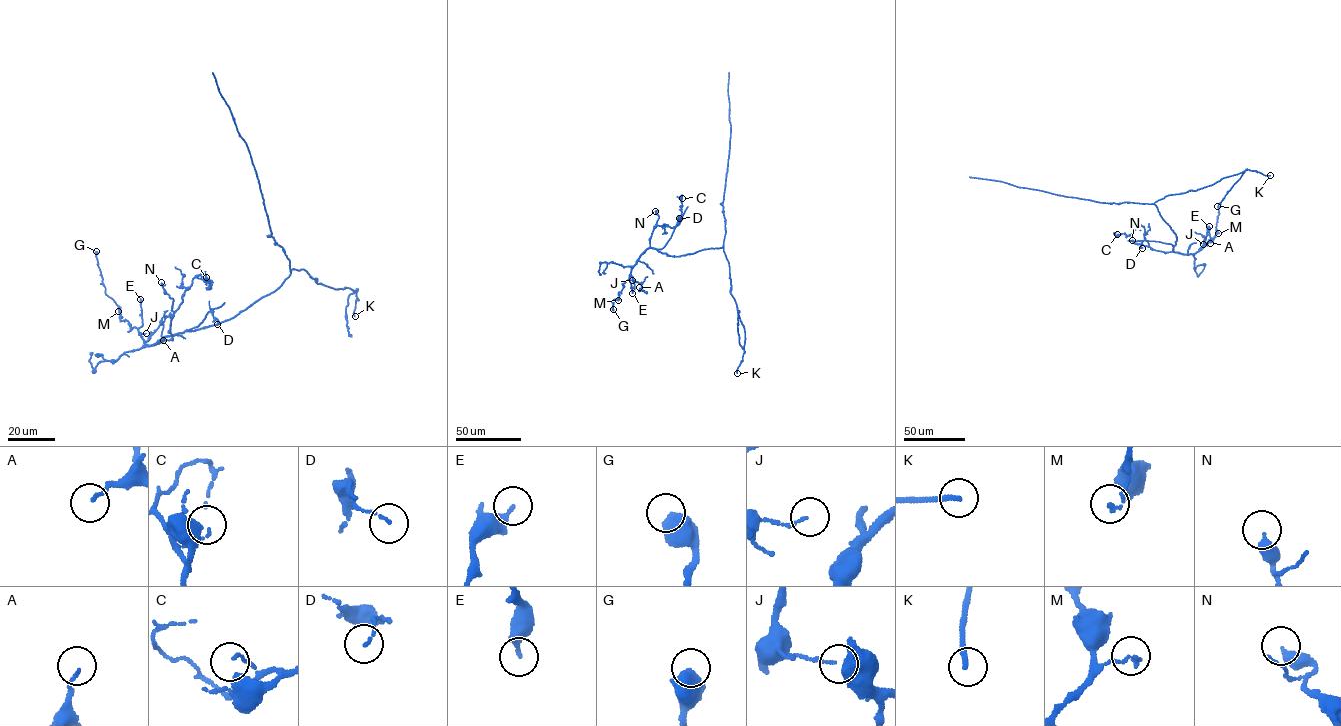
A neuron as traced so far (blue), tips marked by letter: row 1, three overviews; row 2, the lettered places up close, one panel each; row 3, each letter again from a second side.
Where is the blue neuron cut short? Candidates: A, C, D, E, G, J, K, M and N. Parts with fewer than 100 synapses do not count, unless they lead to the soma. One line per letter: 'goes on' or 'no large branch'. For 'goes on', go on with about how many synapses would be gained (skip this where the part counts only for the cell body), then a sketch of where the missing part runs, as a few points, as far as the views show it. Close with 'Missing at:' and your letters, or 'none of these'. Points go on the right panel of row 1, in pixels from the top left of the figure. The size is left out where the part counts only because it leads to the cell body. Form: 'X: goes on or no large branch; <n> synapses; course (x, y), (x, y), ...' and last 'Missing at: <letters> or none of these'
A: no large branch
C: no large branch
D: no large branch
E: no large branch
G: no large branch
J: no large branch
K: no large branch
M: no large branch
N: no large branch
Missing at: none of these

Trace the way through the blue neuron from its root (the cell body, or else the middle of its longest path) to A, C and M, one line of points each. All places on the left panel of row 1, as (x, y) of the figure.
A: (289, 267), (291, 272), (279, 287), (230, 318), (168, 335), (154, 345), (144, 343), (162, 322), (163, 340)
C: (289, 267), (279, 287), (233, 317), (172, 335), (171, 319), (185, 290), (204, 273), (211, 288), (206, 277)
M: (289, 267), (279, 287), (233, 317), (168, 335), (154, 345), (120, 320), (118, 311)

